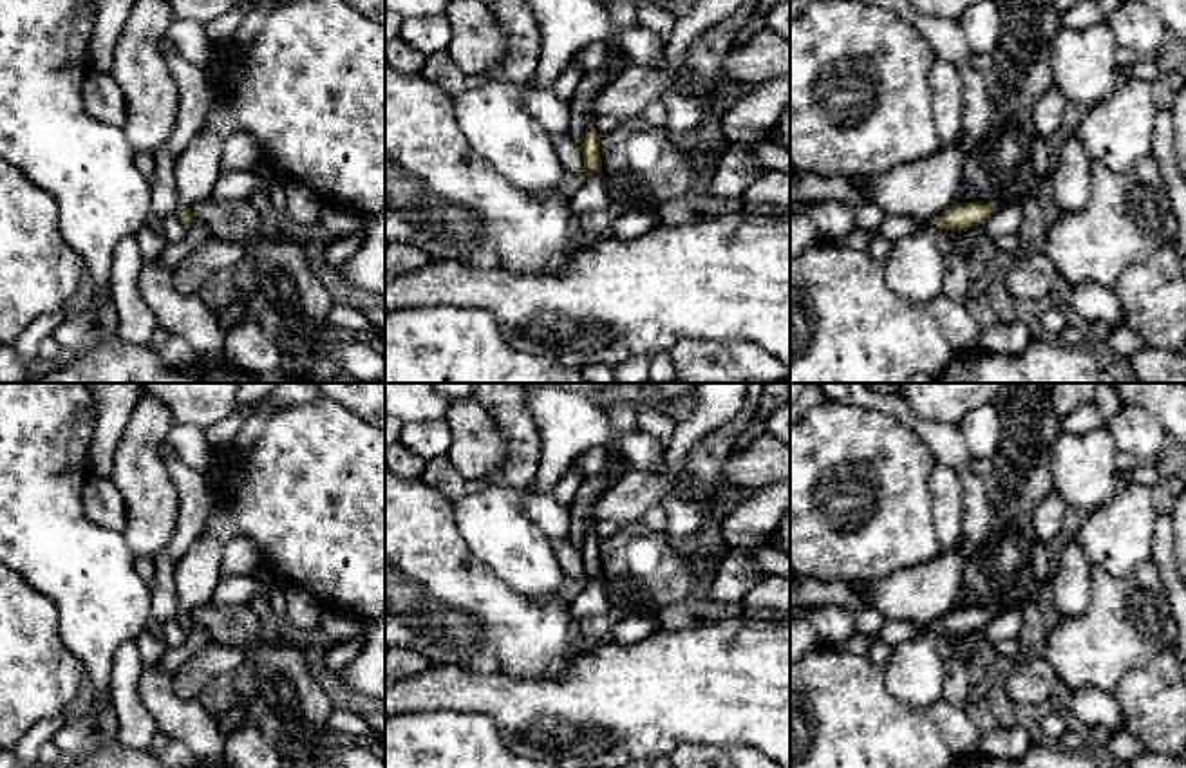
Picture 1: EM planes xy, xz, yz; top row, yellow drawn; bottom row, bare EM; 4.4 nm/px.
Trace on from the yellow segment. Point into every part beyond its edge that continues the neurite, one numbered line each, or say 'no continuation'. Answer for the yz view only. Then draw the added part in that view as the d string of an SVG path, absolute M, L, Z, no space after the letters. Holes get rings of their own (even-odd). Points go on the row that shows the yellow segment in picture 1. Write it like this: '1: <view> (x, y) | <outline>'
1: yz (913, 268) | M940 213L924 231L899 239L882 260L888 286L904 300L927 304L942 293L944 257L935 239Z

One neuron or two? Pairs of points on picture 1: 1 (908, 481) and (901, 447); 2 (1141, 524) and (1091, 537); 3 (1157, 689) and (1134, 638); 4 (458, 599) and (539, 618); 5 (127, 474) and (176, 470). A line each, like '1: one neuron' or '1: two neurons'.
1: one neuron
2: one neuron
3: two neurons
4: one neuron
5: two neurons

